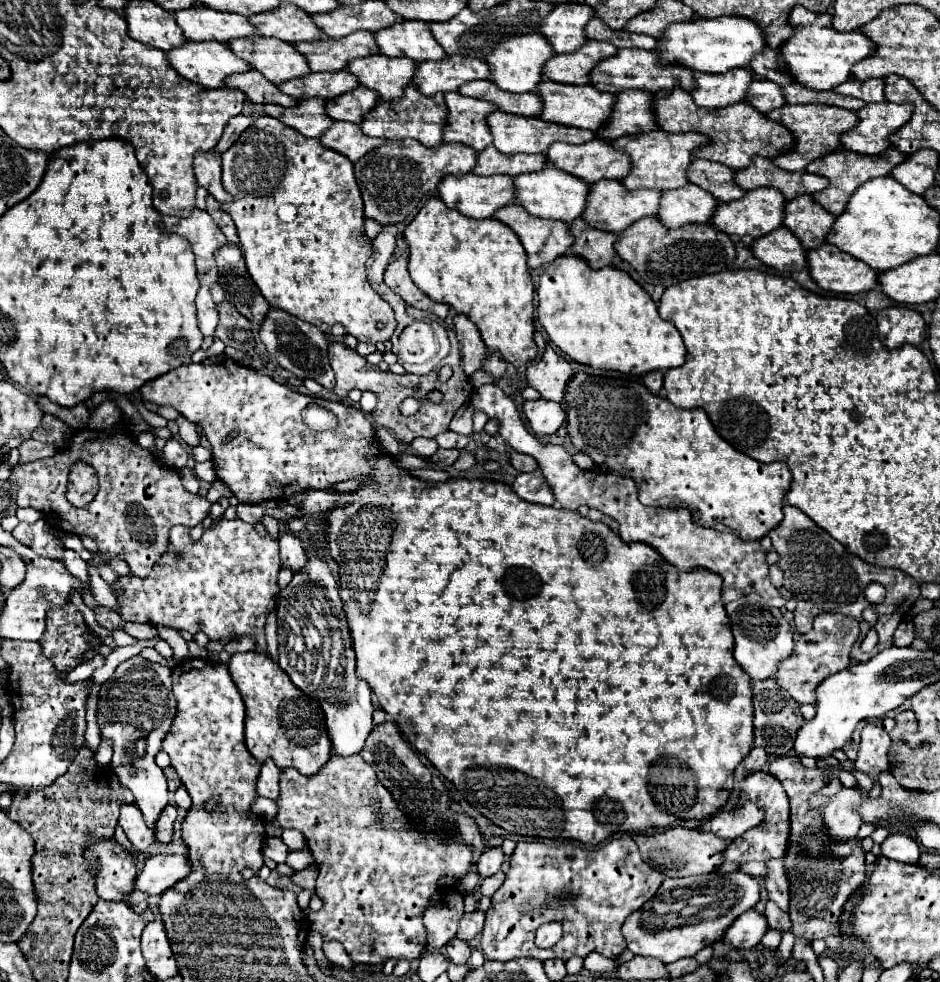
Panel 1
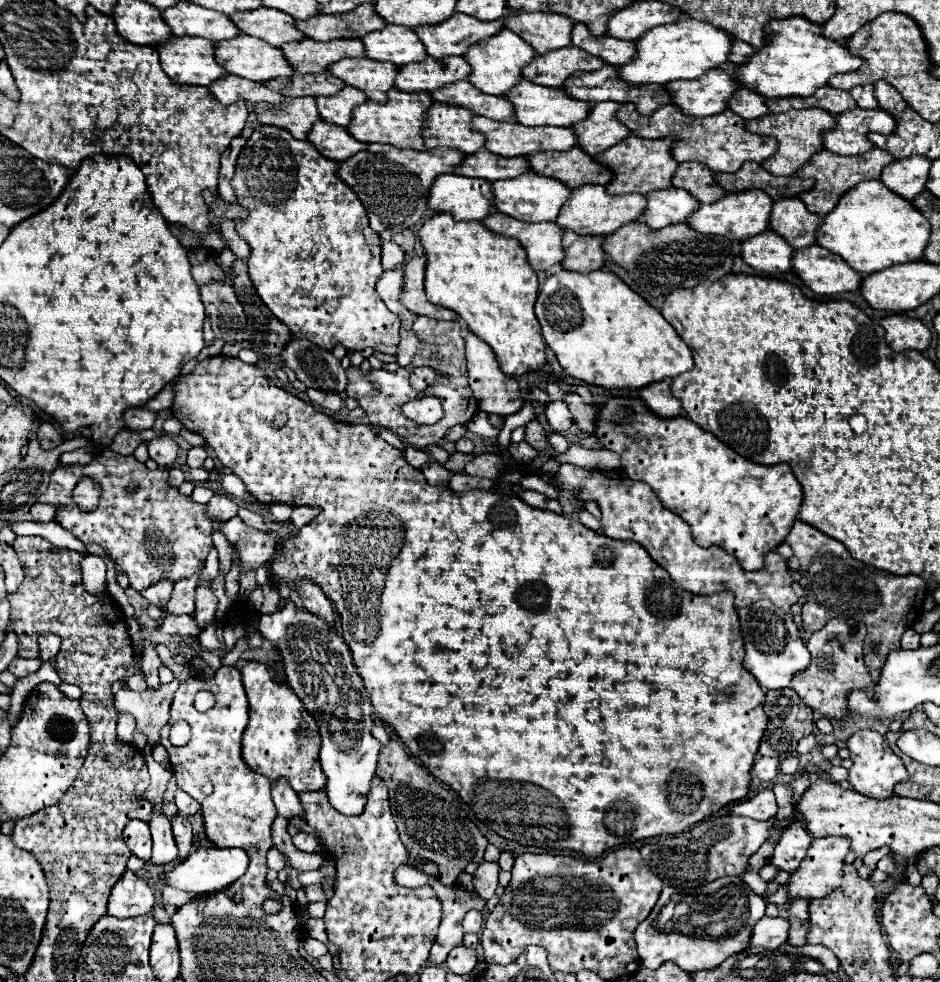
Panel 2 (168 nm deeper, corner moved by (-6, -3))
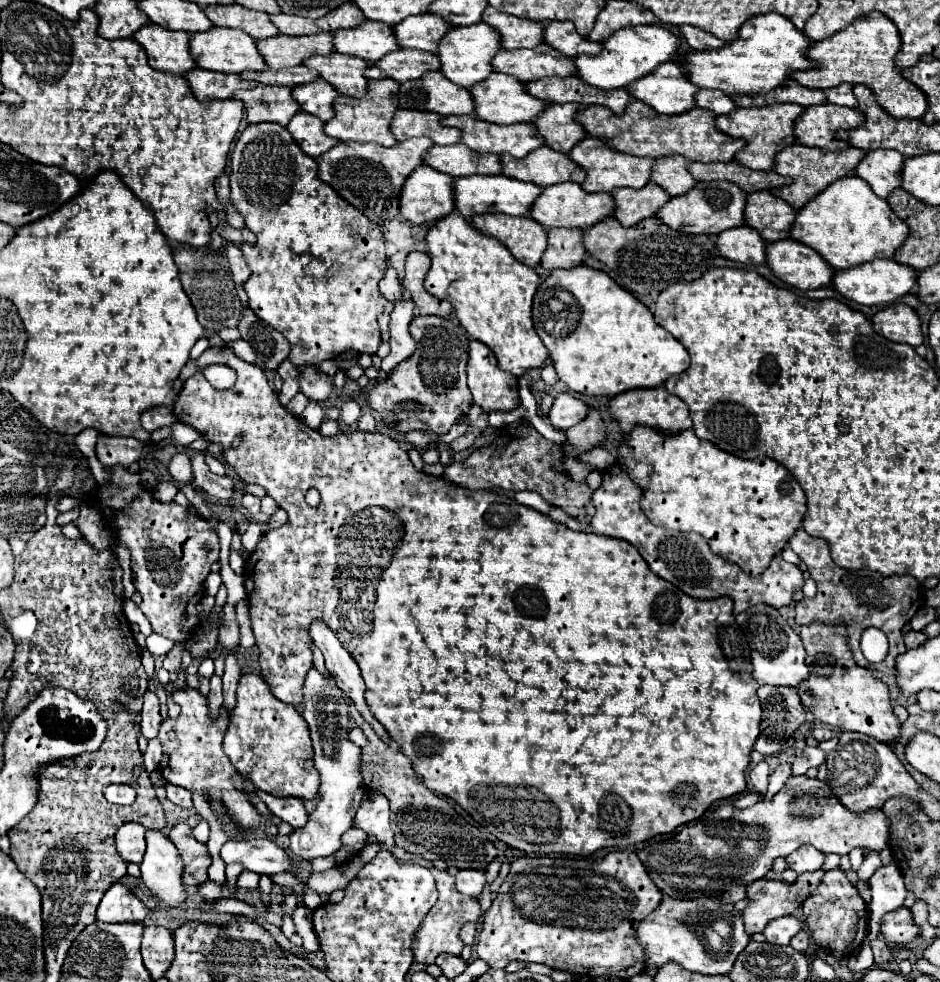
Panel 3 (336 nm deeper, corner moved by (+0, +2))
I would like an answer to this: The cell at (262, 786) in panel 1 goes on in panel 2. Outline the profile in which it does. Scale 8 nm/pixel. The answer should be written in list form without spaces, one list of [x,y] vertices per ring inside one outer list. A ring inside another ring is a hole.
[[[284,778],[276,780],[276,784],[272,786],[272,800],[274,800],[274,806],[280,816],[284,816],[288,820],[290,818],[304,818],[304,810],[298,800],[298,794],[290,788],[290,784],[286,784]]]

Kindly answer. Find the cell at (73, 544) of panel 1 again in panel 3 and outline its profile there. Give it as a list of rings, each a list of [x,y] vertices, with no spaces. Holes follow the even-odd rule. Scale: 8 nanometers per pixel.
[[[150,687],[144,691],[142,701],[144,701],[144,707],[142,707],[140,729],[146,739],[154,739],[158,735],[158,725],[160,725],[160,701]]]

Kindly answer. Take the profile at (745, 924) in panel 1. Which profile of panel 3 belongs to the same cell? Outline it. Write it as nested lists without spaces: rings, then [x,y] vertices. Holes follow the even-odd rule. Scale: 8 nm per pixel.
[[[794,915],[782,917],[782,919],[772,919],[768,923],[768,927],[762,931],[768,943],[776,943],[776,945],[788,945],[790,939],[796,935],[796,931],[802,929],[800,919],[796,919]]]

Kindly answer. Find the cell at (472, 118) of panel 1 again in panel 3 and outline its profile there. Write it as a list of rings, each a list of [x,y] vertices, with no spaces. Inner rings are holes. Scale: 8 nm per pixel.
[[[418,109],[396,111],[396,119],[392,119],[392,133],[396,133],[398,141],[422,135],[430,137],[436,145],[454,145],[460,141],[460,129],[442,127],[442,117],[438,113]]]

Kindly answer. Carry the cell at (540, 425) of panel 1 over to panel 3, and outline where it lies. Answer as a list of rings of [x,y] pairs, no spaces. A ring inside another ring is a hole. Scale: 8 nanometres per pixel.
[[[560,393],[554,399],[552,409],[548,411],[548,419],[556,429],[568,429],[578,423],[578,419],[584,419],[584,413],[588,411],[588,405],[578,399],[572,393]]]

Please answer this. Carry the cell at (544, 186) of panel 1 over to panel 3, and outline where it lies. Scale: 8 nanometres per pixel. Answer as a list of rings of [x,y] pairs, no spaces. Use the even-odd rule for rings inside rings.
[[[472,175],[456,179],[456,209],[470,219],[478,213],[506,213],[506,215],[528,215],[532,211],[534,201],[540,197],[542,187],[534,183],[524,183],[518,179],[510,179],[506,175]]]

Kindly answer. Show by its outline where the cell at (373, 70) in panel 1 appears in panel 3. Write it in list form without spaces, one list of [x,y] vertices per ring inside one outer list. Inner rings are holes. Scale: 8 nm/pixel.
[[[332,53],[332,55],[314,55],[312,59],[306,59],[304,65],[318,71],[320,77],[328,83],[332,83],[338,93],[362,99],[368,95],[368,79],[364,77],[364,71],[368,69],[368,61],[352,55]]]

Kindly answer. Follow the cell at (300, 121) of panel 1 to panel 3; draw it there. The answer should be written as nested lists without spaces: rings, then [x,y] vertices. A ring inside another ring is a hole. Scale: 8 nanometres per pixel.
[[[258,85],[250,91],[236,91],[234,97],[244,103],[248,123],[270,121],[286,127],[290,119],[300,111],[300,105],[292,97],[290,87]]]

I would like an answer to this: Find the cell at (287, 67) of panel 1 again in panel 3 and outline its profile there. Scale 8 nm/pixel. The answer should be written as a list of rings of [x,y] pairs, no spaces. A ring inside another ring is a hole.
[[[212,27],[206,33],[192,33],[190,35],[190,47],[192,47],[192,55],[196,59],[196,65],[208,71],[220,71],[220,73],[242,73],[246,69],[250,71],[260,71],[266,67],[264,57],[260,55],[256,41],[244,33],[244,31],[236,31],[236,29],[222,29],[222,27]]]

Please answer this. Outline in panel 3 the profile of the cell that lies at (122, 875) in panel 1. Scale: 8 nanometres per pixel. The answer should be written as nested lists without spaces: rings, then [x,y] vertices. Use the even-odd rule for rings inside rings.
[[[122,881],[114,883],[102,897],[98,919],[104,923],[134,923],[144,921],[146,907]]]

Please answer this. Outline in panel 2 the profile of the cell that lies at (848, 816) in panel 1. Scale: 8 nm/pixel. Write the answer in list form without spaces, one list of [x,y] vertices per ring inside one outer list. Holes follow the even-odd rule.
[[[826,836],[826,838],[816,838],[812,840],[812,846],[808,850],[808,856],[802,860],[800,868],[792,874],[790,884],[788,884],[788,902],[802,898],[802,900],[816,900],[822,896],[828,896],[842,884],[842,866],[844,866],[844,856],[850,850],[850,840],[846,838],[836,838],[836,836]]]

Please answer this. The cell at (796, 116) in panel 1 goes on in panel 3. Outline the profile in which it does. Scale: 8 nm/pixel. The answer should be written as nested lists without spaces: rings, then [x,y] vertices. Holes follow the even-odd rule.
[[[776,103],[776,105],[770,105],[770,107],[754,107],[754,109],[734,109],[732,113],[728,115],[718,115],[718,129],[732,135],[732,137],[738,137],[738,139],[744,139],[748,143],[748,147],[744,151],[738,151],[736,153],[736,161],[738,163],[744,163],[746,167],[752,167],[752,169],[760,169],[760,171],[772,171],[774,169],[774,157],[778,151],[790,147],[792,143],[796,143],[796,135],[794,135],[794,125],[796,125],[796,119],[800,115],[804,115],[804,107],[802,105],[796,105],[796,103]]]

